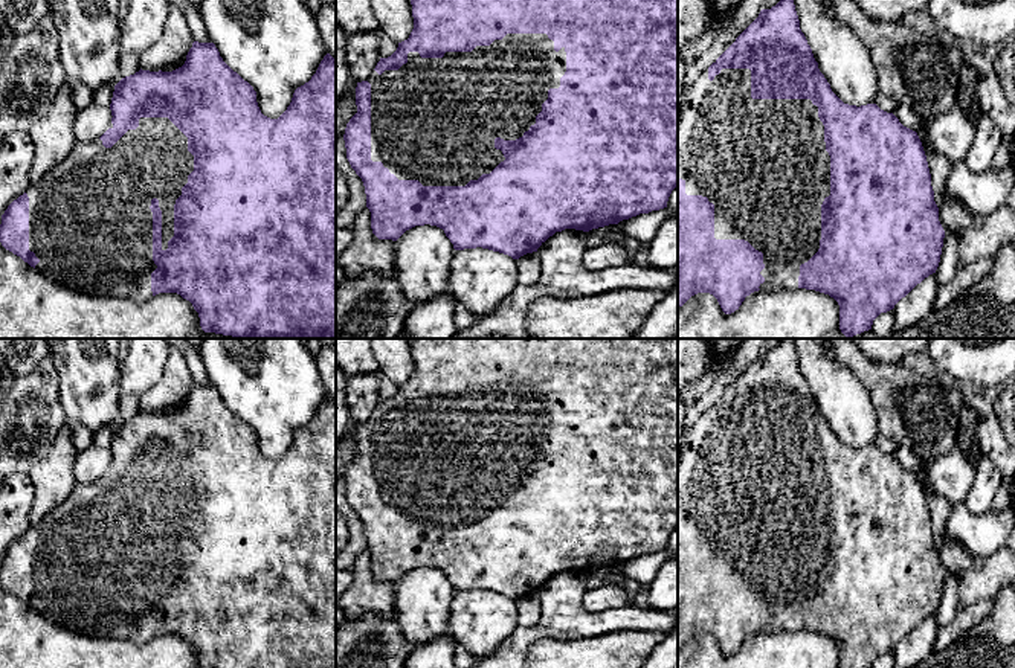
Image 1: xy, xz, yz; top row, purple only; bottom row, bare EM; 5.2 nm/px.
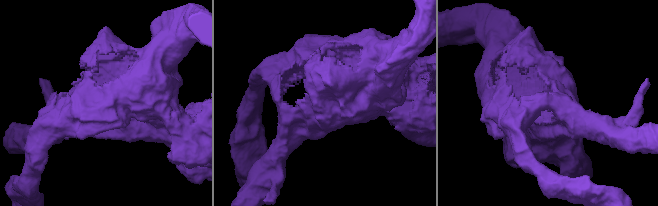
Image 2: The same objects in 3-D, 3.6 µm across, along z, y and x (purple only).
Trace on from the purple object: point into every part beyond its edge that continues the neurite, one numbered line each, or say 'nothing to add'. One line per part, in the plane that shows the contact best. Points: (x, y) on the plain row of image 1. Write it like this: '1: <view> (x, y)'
1: xz (435, 461)

